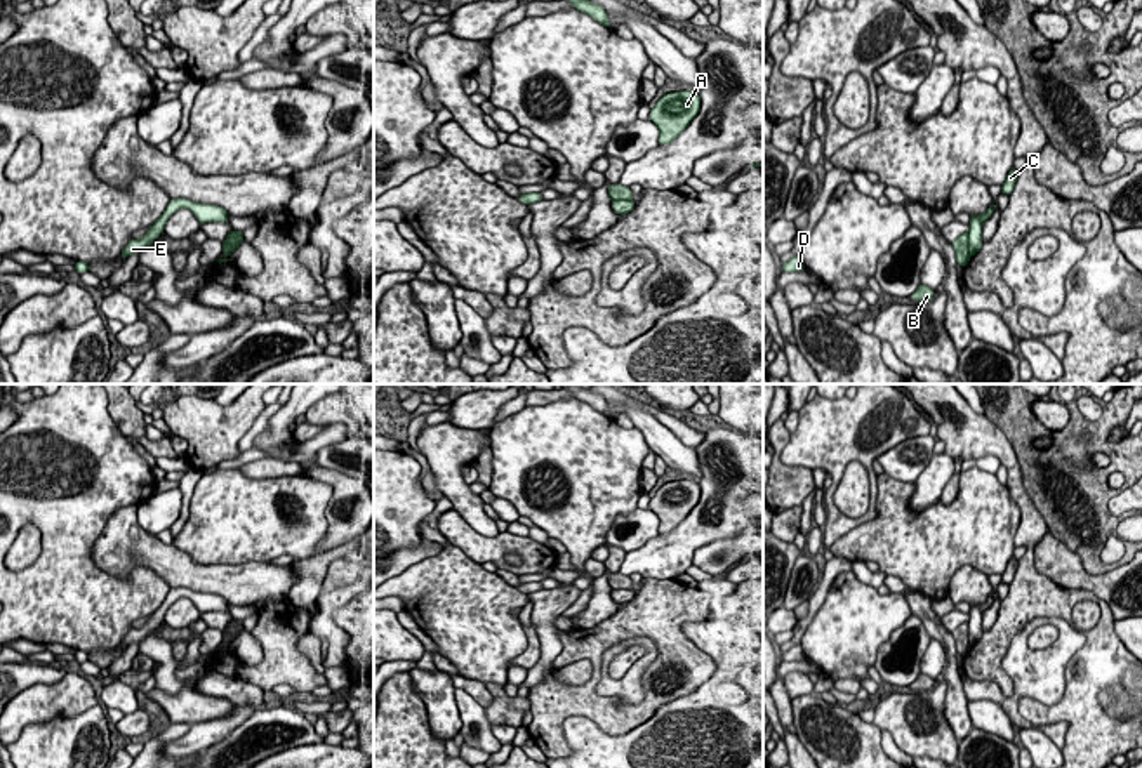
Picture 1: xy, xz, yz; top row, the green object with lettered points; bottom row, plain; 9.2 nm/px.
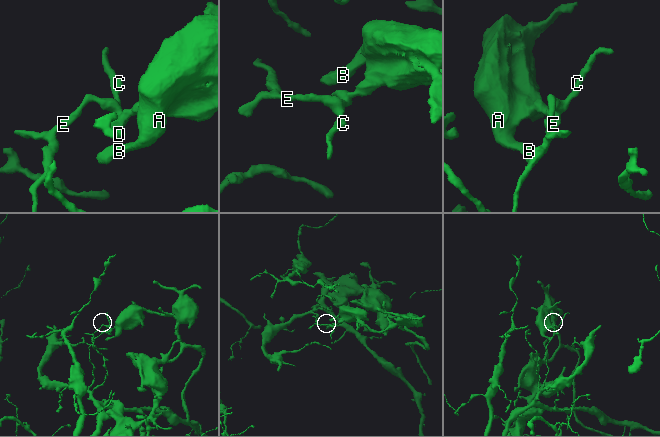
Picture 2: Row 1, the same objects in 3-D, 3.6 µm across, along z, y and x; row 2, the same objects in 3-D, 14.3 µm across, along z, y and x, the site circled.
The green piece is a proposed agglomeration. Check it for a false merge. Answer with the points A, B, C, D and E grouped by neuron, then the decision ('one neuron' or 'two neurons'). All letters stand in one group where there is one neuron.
groups A B / C D E; two neurons

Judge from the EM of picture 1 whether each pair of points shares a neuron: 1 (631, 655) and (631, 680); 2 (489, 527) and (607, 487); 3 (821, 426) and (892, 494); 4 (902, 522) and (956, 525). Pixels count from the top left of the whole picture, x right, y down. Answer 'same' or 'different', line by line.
1: different
2: different
3: different
4: same

